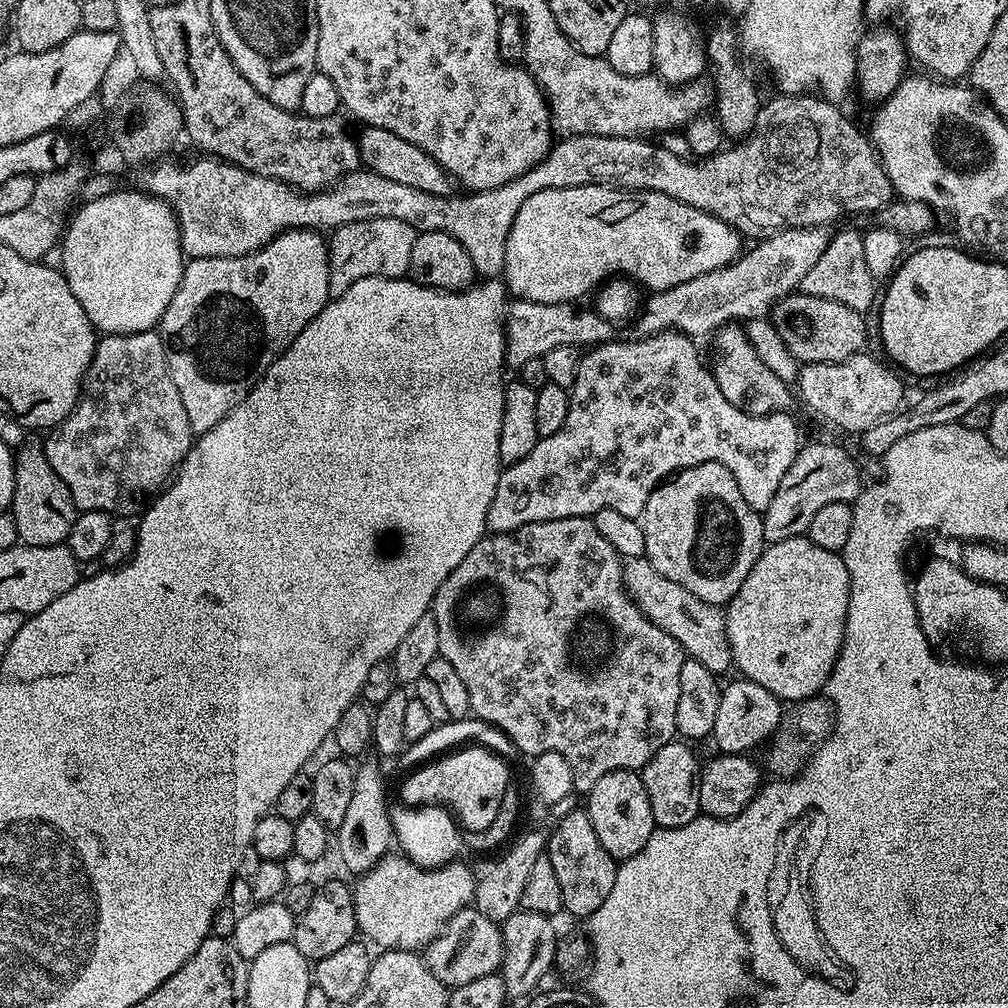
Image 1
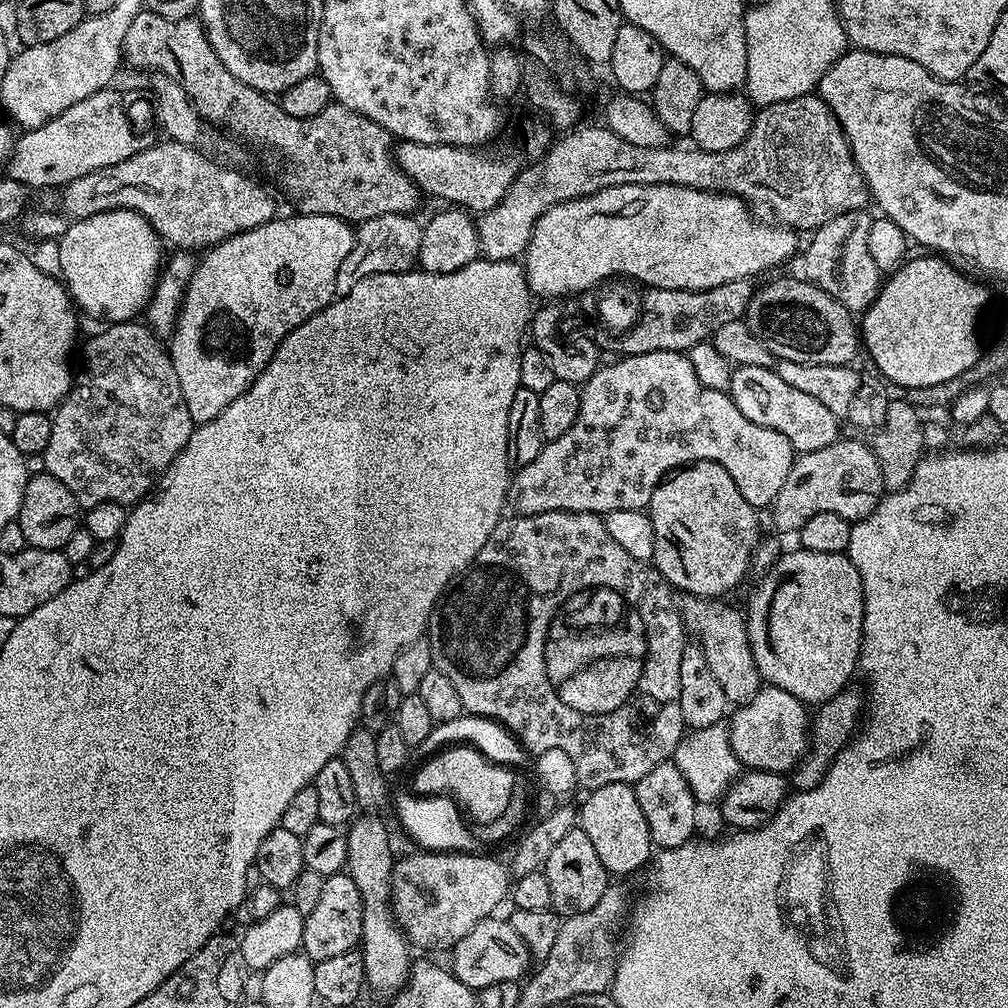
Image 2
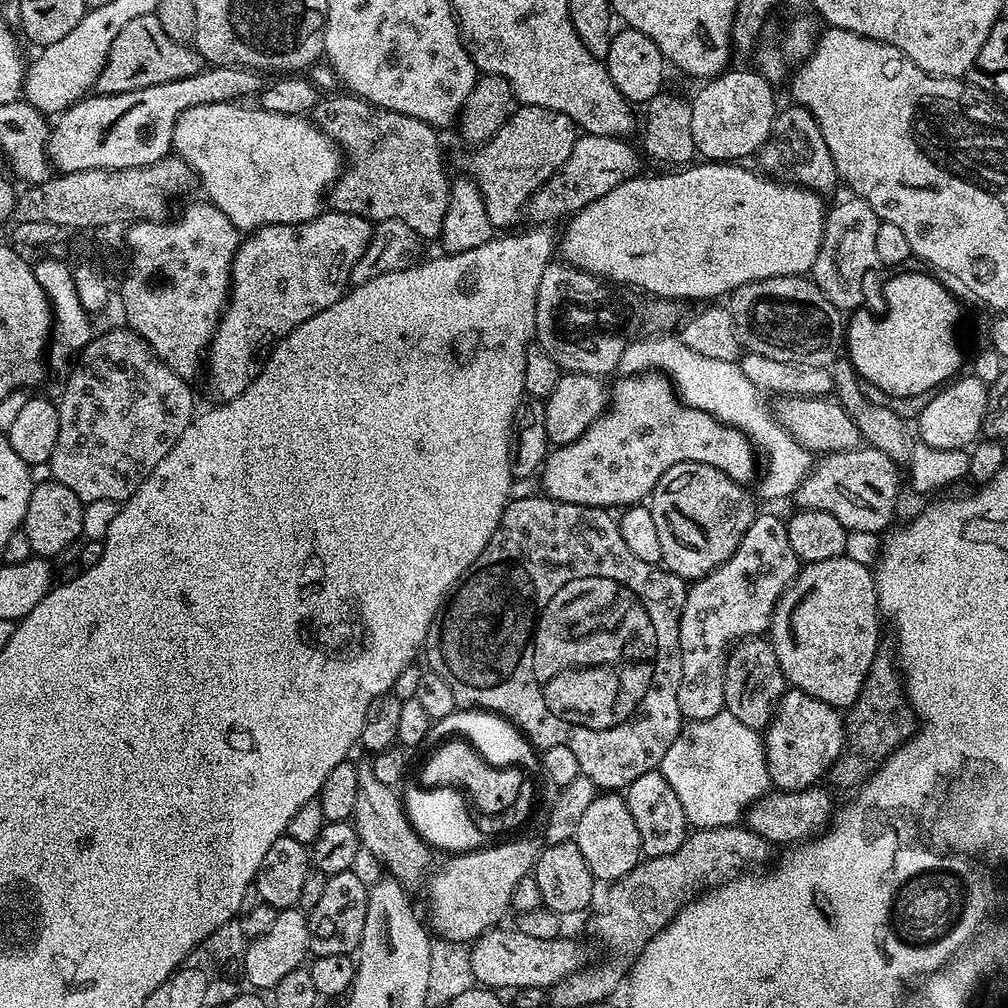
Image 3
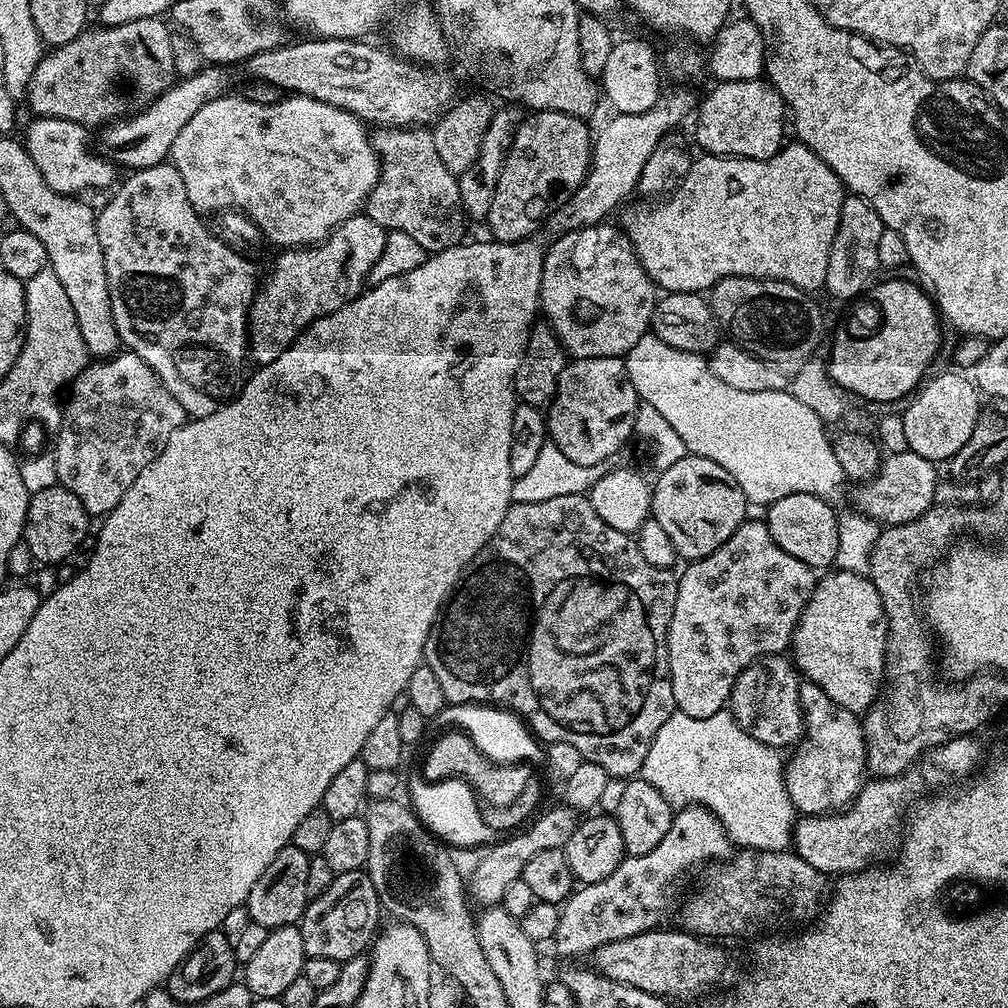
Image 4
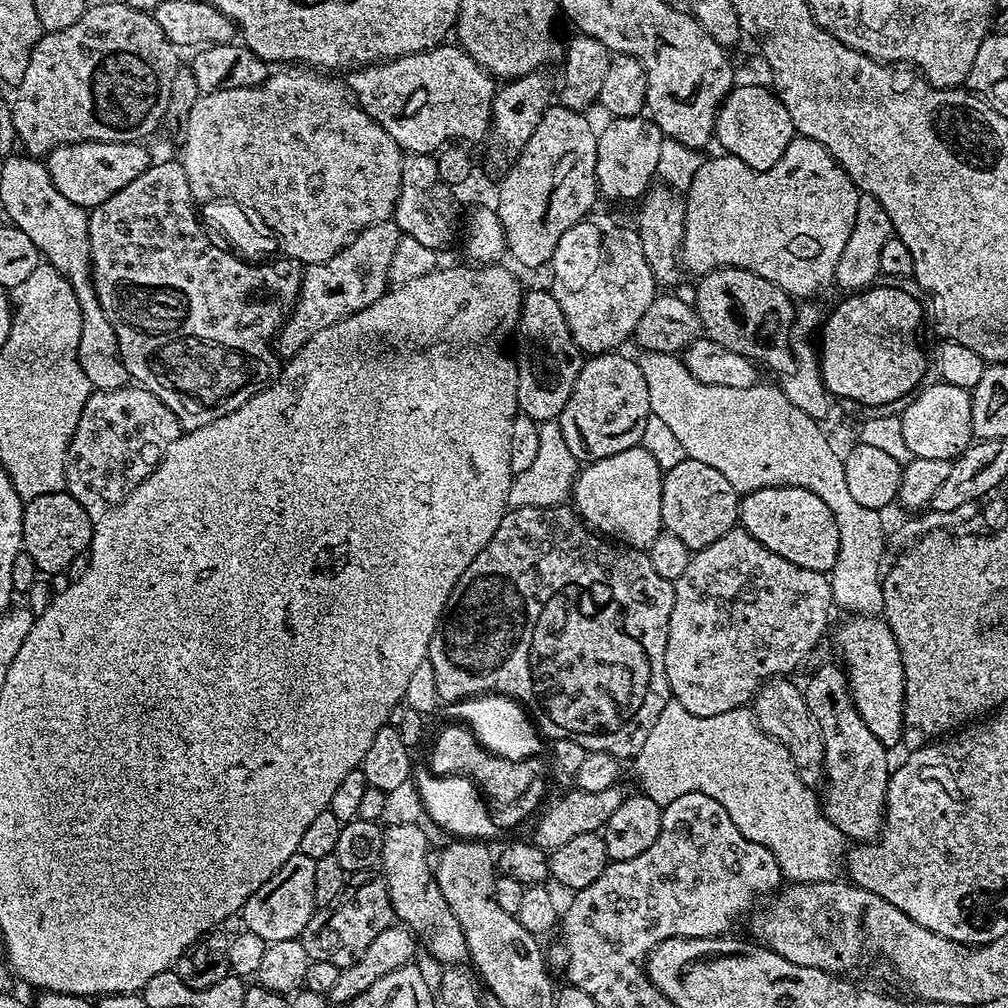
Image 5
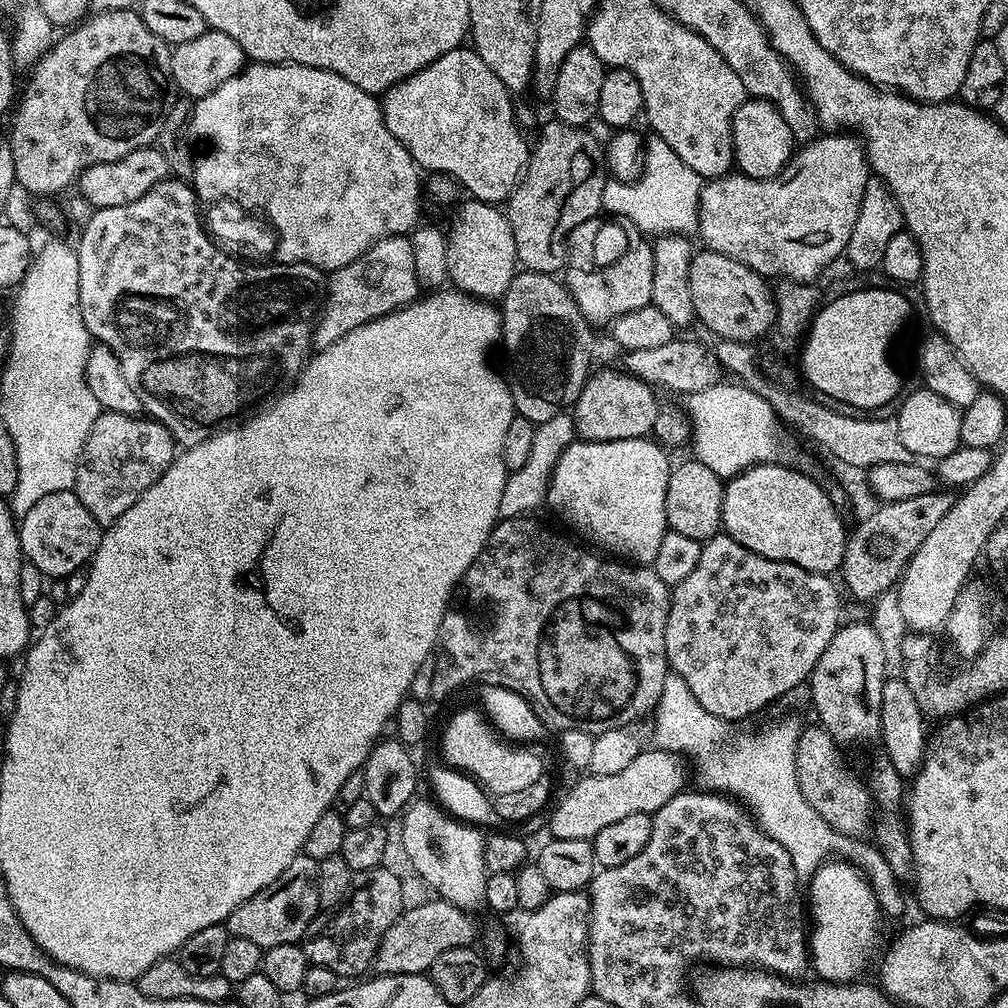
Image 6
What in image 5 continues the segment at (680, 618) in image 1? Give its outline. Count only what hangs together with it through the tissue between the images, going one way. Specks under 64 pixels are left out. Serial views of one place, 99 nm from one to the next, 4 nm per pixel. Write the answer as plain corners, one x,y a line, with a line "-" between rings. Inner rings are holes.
773,678
764,681
750,704
750,711
757,726
771,739
778,741
789,751
790,758
797,768
804,784
816,786
821,783
824,770
824,743
820,737
820,728
810,714
804,693
795,688
788,678

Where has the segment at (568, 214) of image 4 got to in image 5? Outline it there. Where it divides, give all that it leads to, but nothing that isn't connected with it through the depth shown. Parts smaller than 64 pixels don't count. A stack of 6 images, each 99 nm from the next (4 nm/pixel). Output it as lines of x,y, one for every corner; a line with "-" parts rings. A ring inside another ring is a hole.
617,116
599,129
596,142
596,186
601,197
639,201
657,179
658,154
665,137
654,122
639,116

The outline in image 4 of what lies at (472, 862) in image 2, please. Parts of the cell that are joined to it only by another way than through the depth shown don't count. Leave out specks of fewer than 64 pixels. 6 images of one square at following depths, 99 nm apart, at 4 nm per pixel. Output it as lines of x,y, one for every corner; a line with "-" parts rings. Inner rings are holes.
567,806
559,807
552,808
549,812
541,811
519,834
513,835
511,838
501,839
504,840
501,844
498,844
499,842
493,843
487,849
489,852
481,858
480,865
477,866
476,873
472,876
472,882
470,878
472,900
476,899
480,906
499,905
506,886
510,886
510,882
520,879
526,862
530,862
530,858
534,858
534,854
551,848
563,848
570,838
570,834
574,834
578,816
573,809

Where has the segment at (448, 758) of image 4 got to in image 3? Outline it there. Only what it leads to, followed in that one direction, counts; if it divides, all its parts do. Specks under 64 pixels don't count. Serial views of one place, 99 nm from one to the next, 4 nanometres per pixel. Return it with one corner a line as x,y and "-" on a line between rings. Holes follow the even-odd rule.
451,738
445,740
431,753
420,772
419,783
429,788
455,788
470,801
476,812
498,814
506,810
518,798
518,790
526,782
526,776
519,767
496,767
479,755
467,740

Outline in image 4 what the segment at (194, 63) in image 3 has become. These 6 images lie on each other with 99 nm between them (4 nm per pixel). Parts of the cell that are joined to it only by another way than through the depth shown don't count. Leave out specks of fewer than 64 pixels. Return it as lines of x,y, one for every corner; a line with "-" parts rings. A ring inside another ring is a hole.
143,16
127,20
124,24
85,27
78,38
65,44
55,45
38,62
34,78
28,87
26,104
32,107
33,117
69,119
85,126
103,126
129,114
141,112
157,100
177,79
174,57
171,53
173,33
163,24
163,19

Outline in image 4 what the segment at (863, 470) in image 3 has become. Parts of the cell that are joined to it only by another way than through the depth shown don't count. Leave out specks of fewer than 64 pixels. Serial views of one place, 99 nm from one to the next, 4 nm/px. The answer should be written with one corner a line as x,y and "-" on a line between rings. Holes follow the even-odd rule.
912,451
893,452
881,461
881,469
854,494
855,509
886,526
914,522
936,504
937,465

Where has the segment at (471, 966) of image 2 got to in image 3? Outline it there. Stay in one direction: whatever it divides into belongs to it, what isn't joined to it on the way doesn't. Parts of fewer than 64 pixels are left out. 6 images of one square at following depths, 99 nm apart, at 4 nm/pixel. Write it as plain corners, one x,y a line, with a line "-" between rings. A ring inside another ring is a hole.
517,930
500,931
484,932
471,945
472,972
477,985
493,990
517,990
522,987
550,990
558,982
562,982
562,978
589,963
587,946
576,940
564,940
563,935
534,938

